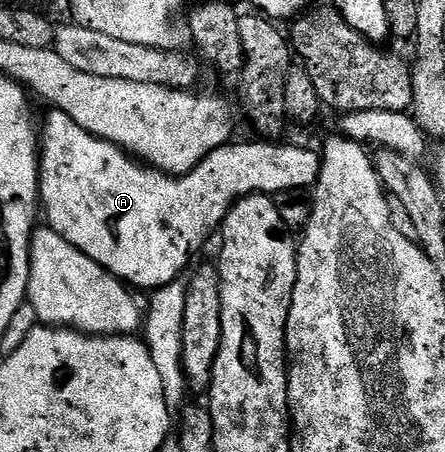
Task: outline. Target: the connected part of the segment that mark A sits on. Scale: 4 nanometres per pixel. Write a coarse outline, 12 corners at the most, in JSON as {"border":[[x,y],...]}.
{"border":[[53,108],[47,228],[136,291],[181,276],[242,198],[308,191],[321,154],[256,139],[189,173]]}

